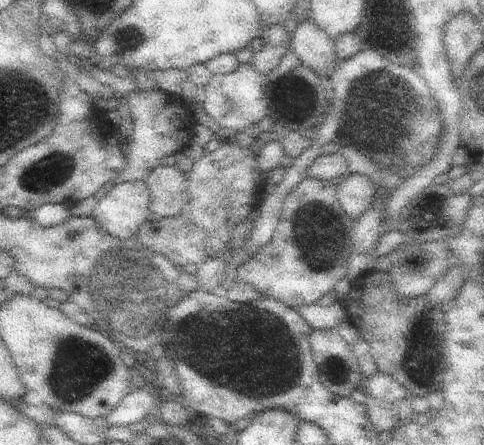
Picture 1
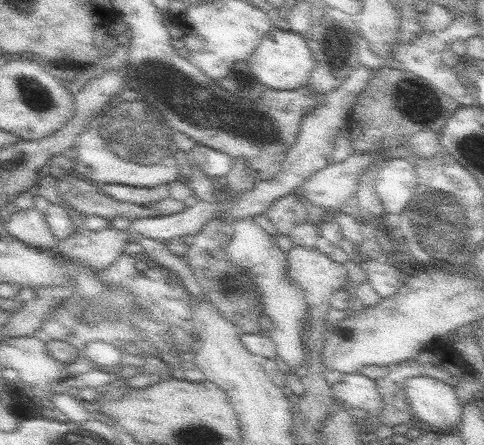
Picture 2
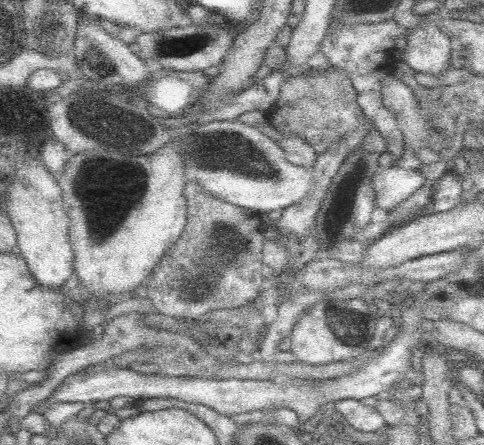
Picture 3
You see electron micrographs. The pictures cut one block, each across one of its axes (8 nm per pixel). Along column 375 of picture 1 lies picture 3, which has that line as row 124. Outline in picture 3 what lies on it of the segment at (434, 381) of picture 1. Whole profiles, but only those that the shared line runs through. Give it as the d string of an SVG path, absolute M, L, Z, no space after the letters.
M336 66L328 70L312 70L302 76L290 76L280 86L280 98L268 112L268 126L276 128L282 136L300 136L314 148L316 156L324 156L364 122L366 116L356 98L358 92L348 74Z

